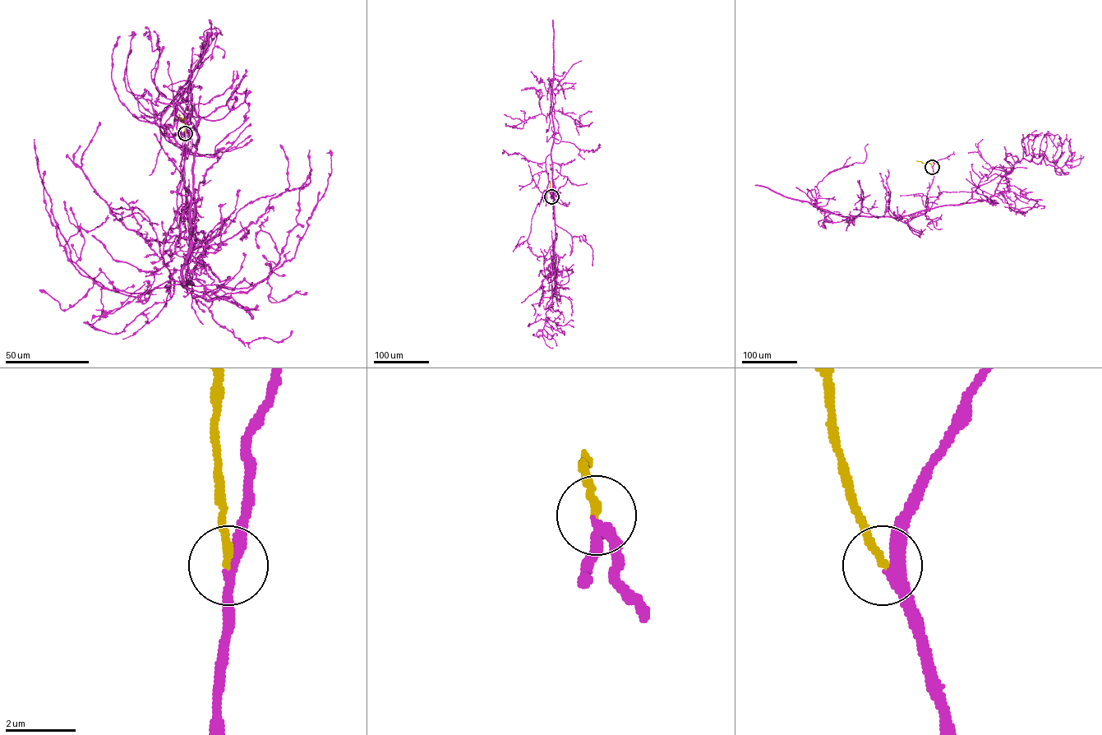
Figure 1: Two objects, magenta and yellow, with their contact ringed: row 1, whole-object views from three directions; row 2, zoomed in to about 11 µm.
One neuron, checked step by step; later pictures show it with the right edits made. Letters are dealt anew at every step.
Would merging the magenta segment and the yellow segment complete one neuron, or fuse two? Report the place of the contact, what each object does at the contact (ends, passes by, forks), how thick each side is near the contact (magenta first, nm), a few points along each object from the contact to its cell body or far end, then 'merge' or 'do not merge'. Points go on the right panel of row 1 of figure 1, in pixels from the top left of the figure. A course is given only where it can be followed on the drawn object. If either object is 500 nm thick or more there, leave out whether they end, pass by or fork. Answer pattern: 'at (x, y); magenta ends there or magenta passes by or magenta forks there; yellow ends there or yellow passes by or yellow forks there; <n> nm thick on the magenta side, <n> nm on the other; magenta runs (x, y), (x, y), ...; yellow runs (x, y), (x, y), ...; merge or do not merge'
at (932, 167); magenta passes by; yellow ends there; 320 nm thick on the magenta side, 240 nm on the other; magenta runs (932, 167), (927, 211), (908, 221), (890, 217), (987, 201), (1022, 159), (1060, 168), (1071, 161), (1071, 138); yellow runs (932, 167), (929, 163), (916, 161); merge

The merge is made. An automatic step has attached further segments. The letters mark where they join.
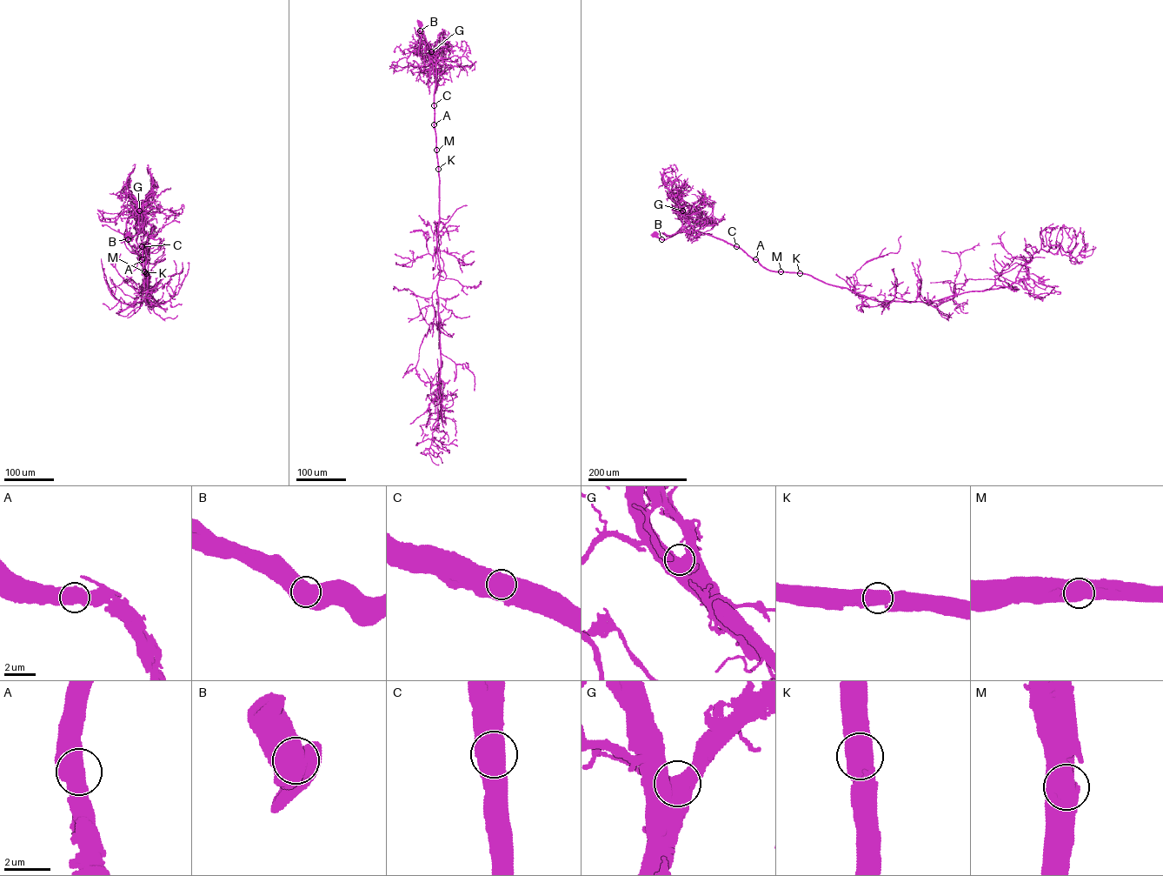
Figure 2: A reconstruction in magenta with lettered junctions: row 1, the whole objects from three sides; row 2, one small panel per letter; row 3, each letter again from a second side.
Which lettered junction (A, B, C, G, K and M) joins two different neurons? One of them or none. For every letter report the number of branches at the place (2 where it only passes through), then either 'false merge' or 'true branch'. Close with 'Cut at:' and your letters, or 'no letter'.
A: branches 2; true branch
B: branches 2; true branch
C: branches 2; true branch
G: branches 2; true branch
K: branches 2; true branch
M: branches 2; true branch
Cut at: no letter

